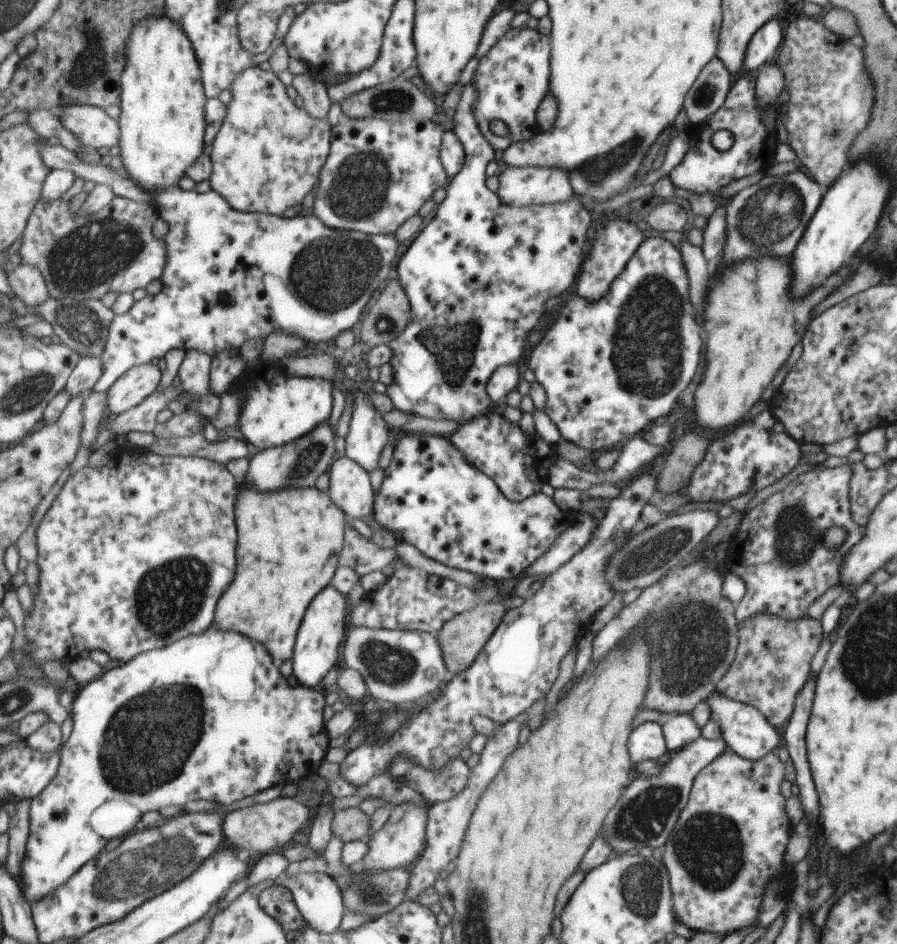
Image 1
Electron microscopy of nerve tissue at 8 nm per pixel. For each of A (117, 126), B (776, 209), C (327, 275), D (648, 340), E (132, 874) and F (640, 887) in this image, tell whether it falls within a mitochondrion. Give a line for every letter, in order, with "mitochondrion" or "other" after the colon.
A: other
B: mitochondrion
C: mitochondrion
D: mitochondrion
E: mitochondrion
F: mitochondrion

